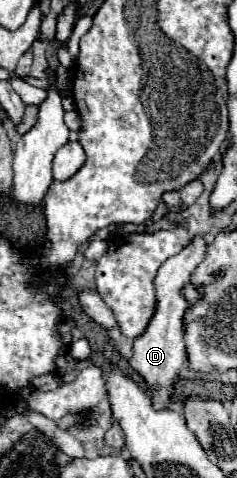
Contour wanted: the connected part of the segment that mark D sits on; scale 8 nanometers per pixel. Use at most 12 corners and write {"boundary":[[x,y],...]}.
{"boundary":[[195,235],[155,277],[155,315],[129,365],[153,387],[175,403],[185,363],[183,287],[207,251]]}

